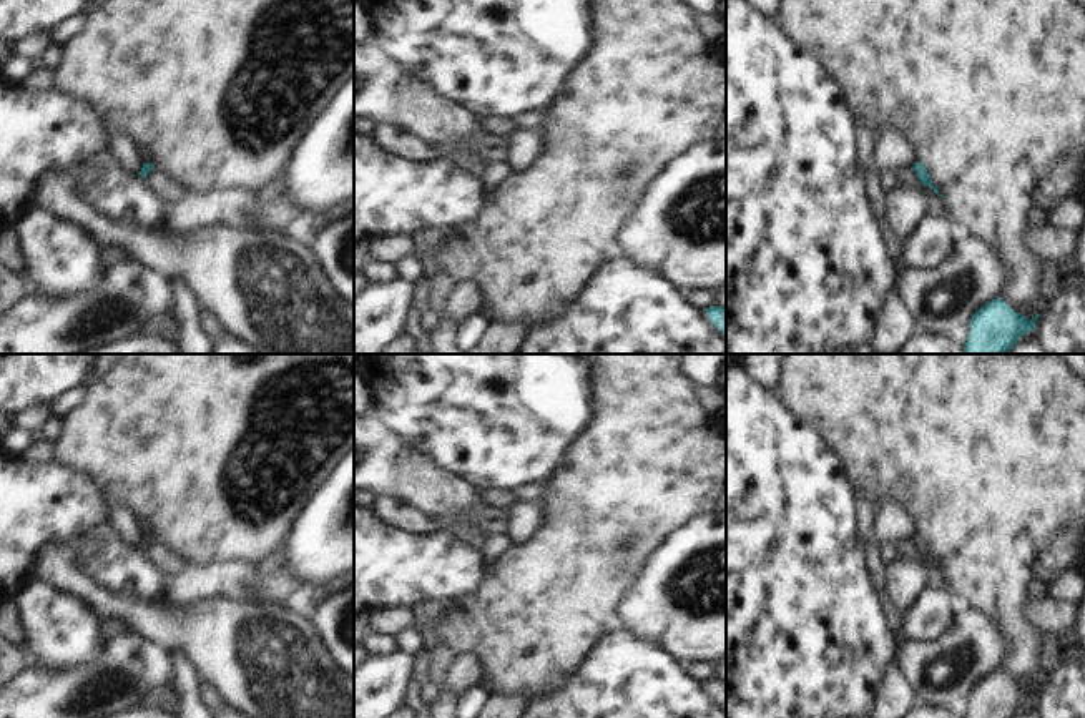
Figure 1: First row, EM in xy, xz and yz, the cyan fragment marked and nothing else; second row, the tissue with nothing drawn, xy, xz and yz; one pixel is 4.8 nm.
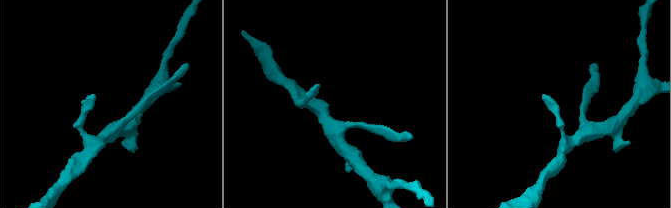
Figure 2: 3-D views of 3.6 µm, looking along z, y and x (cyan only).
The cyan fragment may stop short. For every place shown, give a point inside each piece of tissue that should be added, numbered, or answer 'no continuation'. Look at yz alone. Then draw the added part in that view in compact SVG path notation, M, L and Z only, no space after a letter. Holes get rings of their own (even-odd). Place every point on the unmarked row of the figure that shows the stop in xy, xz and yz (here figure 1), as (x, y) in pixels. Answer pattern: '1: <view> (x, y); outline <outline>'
no continuation

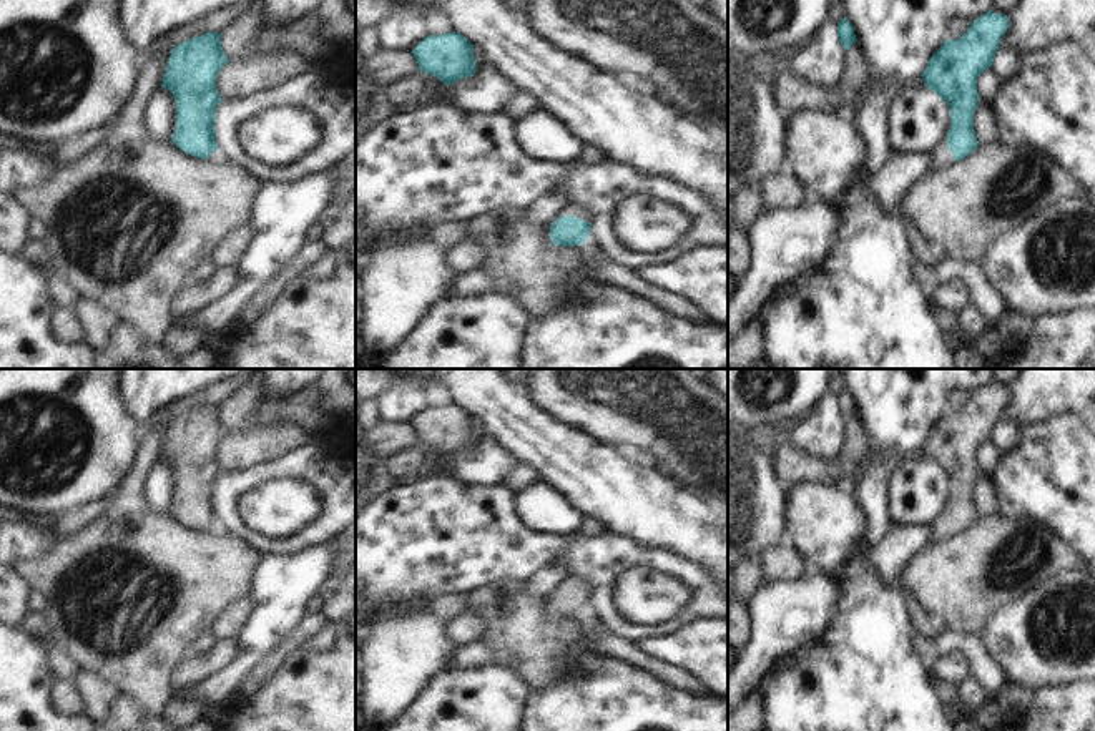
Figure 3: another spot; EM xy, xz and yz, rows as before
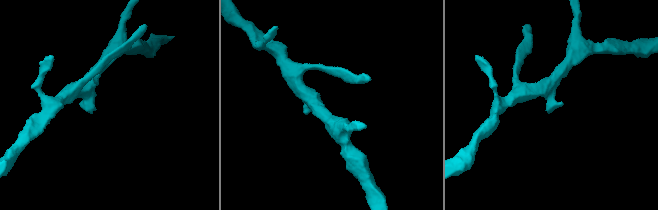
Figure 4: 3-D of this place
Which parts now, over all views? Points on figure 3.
1: xz (584, 585); outline M570 578L563 588L575 588L575 590L580 590L583 591L585 595L590 595L593 596L595 593L595 588L593 588L593 583L590 580L577 580L577 578Z

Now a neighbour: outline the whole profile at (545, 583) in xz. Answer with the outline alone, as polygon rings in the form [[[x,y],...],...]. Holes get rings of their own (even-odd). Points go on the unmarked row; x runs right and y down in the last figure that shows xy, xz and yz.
[[[558,562],[533,576],[530,591],[540,598],[552,598],[568,580],[568,570]]]

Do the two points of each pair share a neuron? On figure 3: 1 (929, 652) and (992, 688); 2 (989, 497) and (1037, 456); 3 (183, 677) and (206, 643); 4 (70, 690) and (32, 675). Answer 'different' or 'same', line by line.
1: same
2: different
3: different
4: different

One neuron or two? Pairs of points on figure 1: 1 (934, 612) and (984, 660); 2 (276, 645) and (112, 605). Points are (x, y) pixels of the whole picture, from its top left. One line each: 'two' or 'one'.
1: two
2: one

